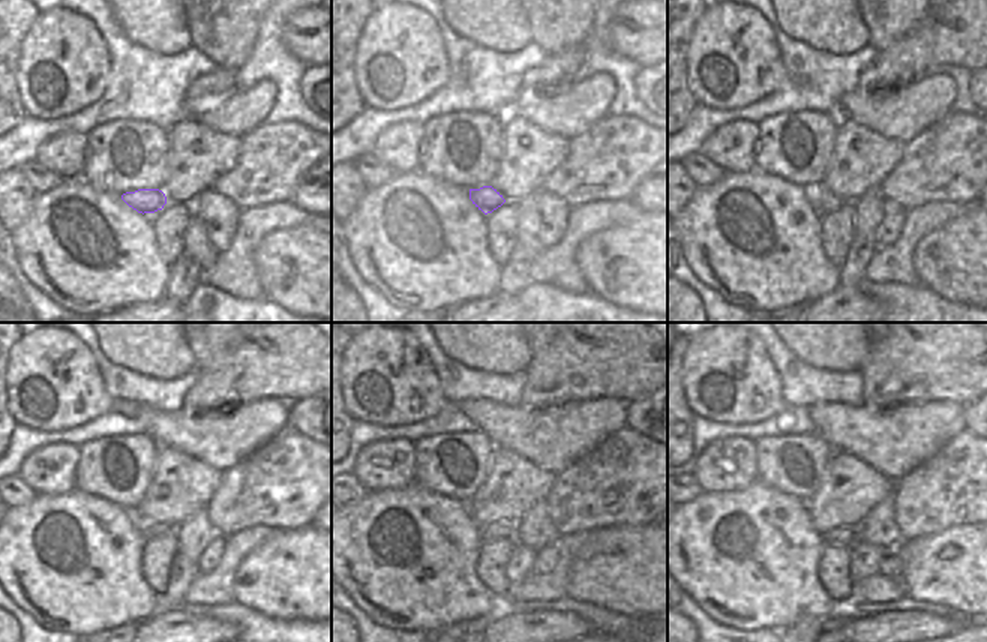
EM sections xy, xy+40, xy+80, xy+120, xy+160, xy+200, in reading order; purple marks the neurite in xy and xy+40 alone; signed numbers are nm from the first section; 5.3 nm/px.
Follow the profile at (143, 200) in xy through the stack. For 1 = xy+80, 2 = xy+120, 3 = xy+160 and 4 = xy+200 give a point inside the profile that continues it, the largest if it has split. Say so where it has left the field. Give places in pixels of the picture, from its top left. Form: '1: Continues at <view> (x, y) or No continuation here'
1: Continues at xy+80 (821, 200)
2: Continues at xy+120 (150, 530)
3: Continues at xy+160 (500, 530)
4: Continues at xy+200 (846, 537).

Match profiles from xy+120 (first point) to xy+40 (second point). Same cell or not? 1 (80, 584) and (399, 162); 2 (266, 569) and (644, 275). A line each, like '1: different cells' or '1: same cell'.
1: different cells
2: same cell

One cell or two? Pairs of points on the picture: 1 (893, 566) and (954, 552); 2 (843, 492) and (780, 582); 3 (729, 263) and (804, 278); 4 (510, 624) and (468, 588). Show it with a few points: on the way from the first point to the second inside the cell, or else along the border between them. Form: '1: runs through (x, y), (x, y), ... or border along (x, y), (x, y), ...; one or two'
1: border along (891, 551), (900, 566), (903, 593); two
2: border along (804, 501), (809, 519), (822, 537); two
3: runs through (747, 263), (782, 263), (786, 266); one
4: border along (500, 609), (491, 618); two

